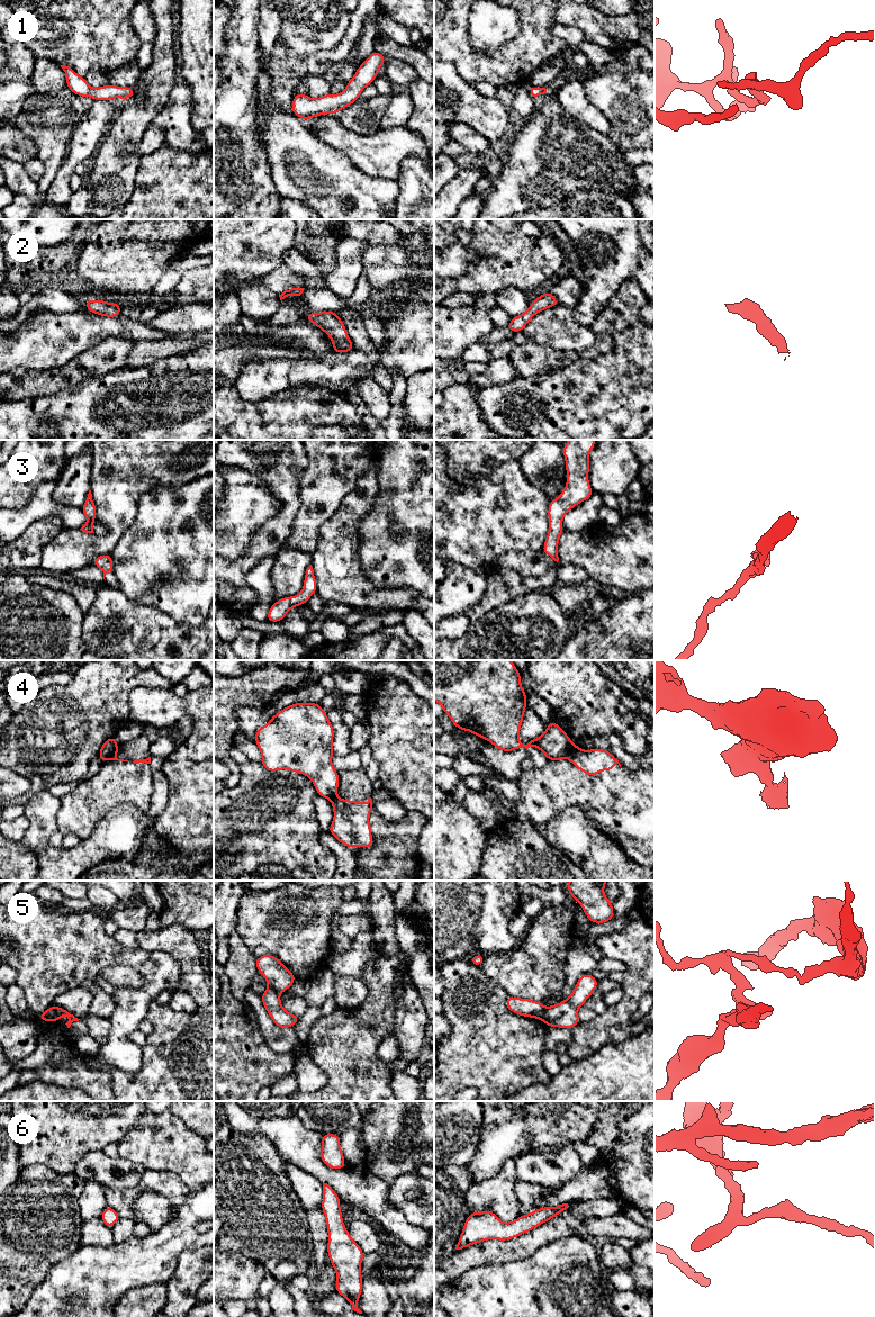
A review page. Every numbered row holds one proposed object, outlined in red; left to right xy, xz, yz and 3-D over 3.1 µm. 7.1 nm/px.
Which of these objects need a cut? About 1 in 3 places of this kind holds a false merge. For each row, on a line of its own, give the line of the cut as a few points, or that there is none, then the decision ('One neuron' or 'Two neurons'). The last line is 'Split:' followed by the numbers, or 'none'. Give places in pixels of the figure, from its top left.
1: No split. One neuron
2: No split. One neuron
3: No split. One neuron
4: Split along xy (117, 745), (114, 754), (108, 759). Two neurons
5: Split along xy (52, 1006), (57, 1019). Two neurons
6: No split. One neuron
Split: 4, 5

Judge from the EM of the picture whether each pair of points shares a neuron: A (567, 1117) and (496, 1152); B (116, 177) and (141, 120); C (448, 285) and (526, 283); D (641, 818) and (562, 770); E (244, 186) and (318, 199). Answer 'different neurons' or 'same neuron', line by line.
A: same neuron
B: same neuron
C: same neuron
D: same neuron
E: different neurons

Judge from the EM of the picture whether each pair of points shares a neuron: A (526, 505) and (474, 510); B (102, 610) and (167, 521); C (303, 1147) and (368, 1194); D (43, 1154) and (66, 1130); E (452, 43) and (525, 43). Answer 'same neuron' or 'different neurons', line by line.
A: same neuron
B: different neurons
C: same neuron
D: same neuron
E: same neuron

